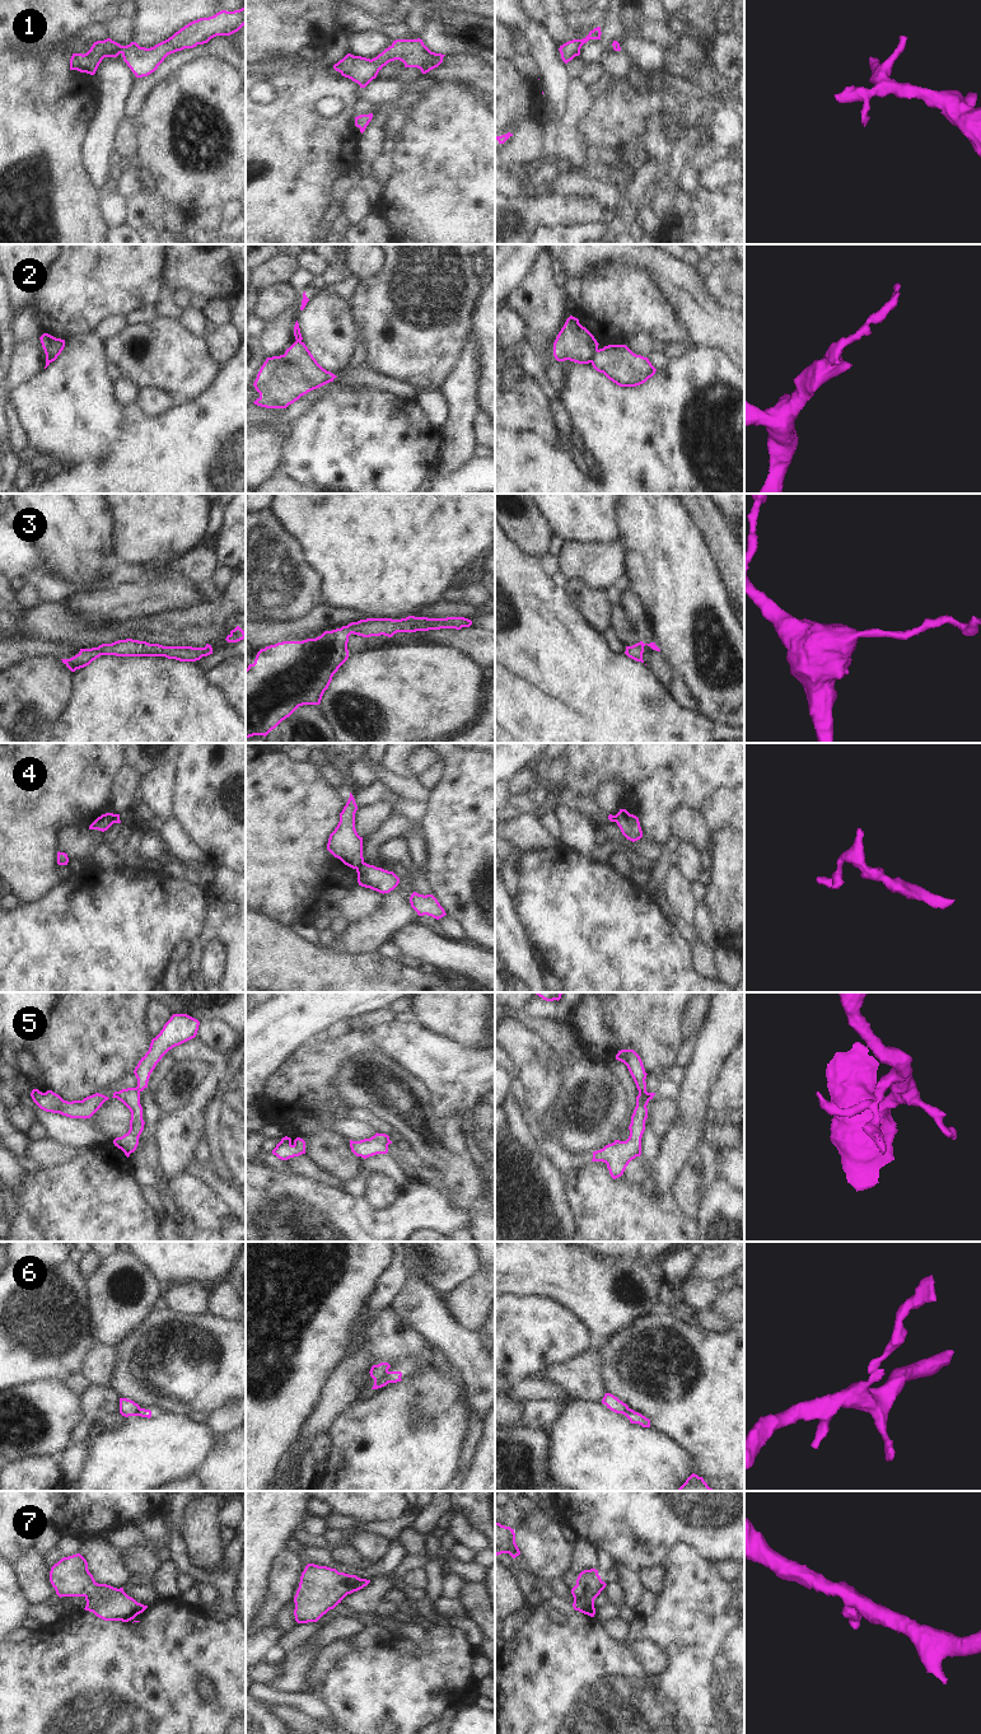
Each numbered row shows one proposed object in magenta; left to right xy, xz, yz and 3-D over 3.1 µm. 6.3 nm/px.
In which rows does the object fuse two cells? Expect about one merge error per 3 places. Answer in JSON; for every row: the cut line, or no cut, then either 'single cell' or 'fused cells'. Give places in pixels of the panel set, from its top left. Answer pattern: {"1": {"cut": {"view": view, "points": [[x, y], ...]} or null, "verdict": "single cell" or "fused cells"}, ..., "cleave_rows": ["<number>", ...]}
{"1": {"cut": null, "verdict": "single cell"}, "2": {"cut": {"view": "yz", "points": [[597, 349], [591, 361]]}, "verdict": "fused cells"}, "3": {"cut": null, "verdict": "single cell"}, "4": {"cut": {"view": "xz", "points": [[364, 863], [356, 869]]}, "verdict": "fused cells"}, "5": {"cut": {"view": "yz", "points": [[645, 1089], [639, 1092]]}, "verdict": "fused cells"}, "6": {"cut": {"view": "xz", "points": [[387, 1370], [374, 1380]]}, "verdict": "fused cells"}, "7": {"cut": null, "verdict": "single cell"}, "cleave_rows": ["2", "4", "5", "6"]}

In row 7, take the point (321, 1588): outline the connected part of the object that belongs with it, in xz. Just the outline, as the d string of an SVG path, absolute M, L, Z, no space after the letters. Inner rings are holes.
M308 1564L302 1572L294 1597L294 1616L298 1623L317 1622L330 1609L354 1592L366 1586L370 1580L338 1572L336 1569Z

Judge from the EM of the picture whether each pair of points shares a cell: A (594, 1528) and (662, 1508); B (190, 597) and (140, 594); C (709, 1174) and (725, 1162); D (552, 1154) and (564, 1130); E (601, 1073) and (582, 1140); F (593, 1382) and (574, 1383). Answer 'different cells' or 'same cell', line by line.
A: same cell
B: same cell
C: different cells
D: different cells
E: same cell
F: same cell

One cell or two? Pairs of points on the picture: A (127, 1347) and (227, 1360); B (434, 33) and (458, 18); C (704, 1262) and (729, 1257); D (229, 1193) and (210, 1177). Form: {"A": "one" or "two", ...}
{"A": "one", "B": "one", "C": "one", "D": "one"}

